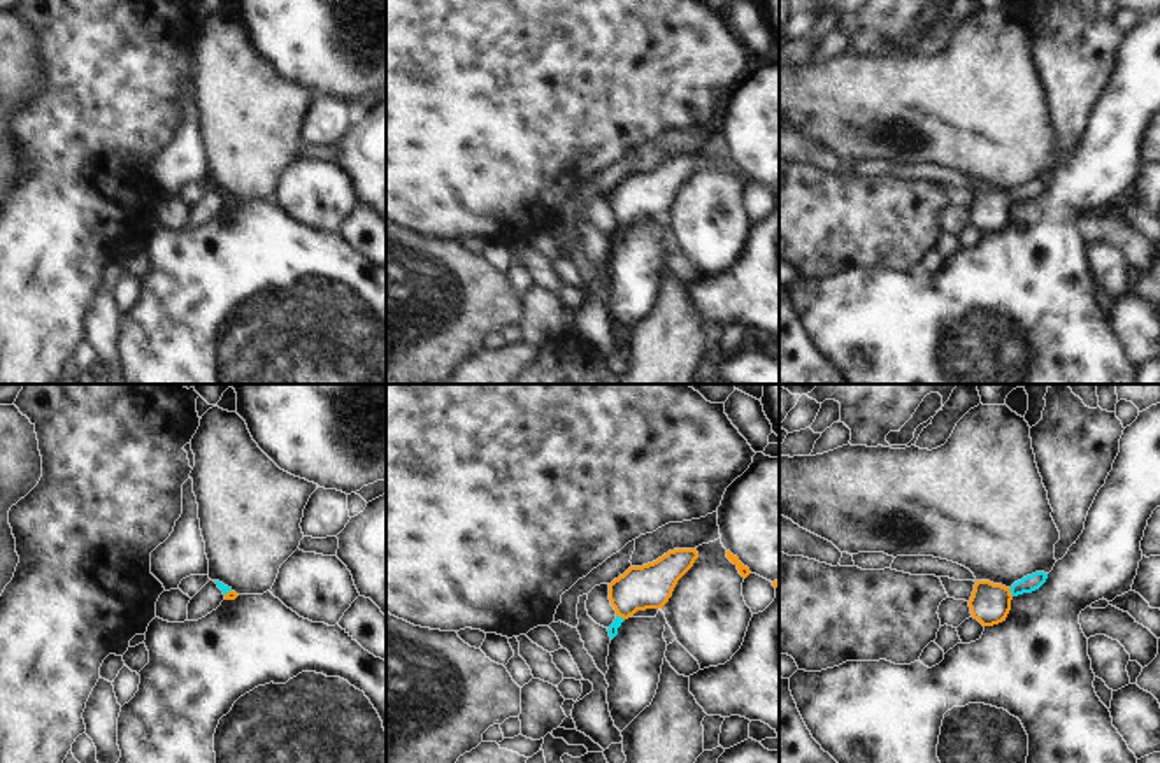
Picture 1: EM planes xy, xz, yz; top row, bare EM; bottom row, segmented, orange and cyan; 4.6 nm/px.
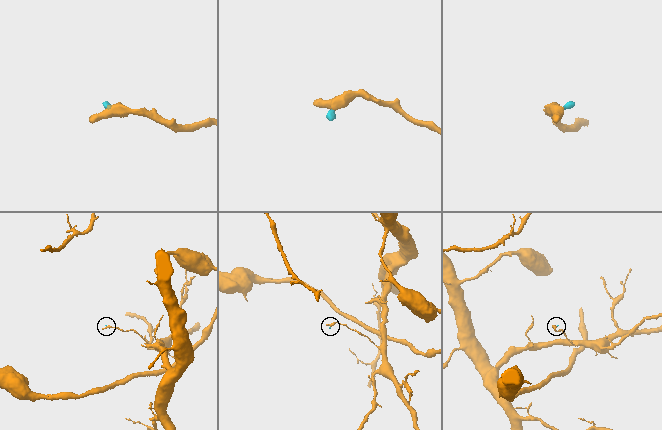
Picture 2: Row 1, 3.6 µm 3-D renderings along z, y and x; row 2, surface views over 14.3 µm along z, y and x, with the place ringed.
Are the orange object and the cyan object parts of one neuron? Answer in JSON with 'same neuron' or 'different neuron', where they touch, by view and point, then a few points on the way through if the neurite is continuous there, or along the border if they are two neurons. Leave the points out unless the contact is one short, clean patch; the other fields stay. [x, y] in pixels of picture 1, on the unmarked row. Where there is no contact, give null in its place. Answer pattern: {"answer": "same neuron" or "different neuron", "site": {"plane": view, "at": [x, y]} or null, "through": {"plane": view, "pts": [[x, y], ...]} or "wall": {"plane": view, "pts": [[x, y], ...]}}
{"answer": "same neuron", "site": {"plane": "xz", "at": [620, 223]}, "through": {"plane": "xz", "pts": [[650, 193], [620, 223], [613, 237]]}}

